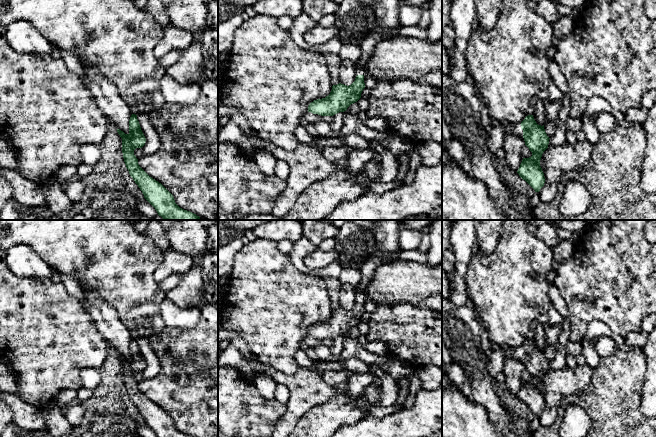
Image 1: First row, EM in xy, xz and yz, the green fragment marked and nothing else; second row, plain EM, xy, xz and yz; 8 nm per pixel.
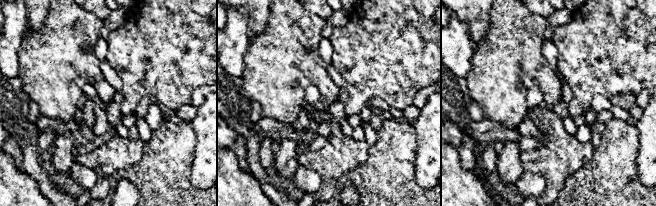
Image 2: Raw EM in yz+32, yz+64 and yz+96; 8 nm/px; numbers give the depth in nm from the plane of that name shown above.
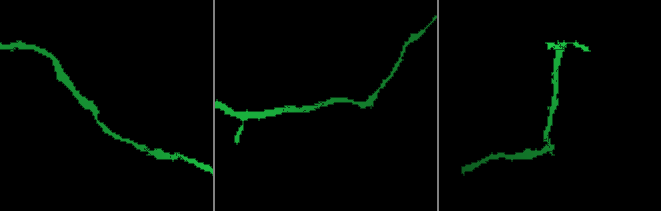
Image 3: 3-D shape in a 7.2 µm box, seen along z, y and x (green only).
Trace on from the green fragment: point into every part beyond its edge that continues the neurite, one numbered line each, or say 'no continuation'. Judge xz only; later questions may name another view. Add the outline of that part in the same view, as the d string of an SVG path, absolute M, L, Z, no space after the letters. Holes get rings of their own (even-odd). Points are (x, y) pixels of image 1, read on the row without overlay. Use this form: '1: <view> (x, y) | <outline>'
1: xz (386, 232) | M375 220L375 247L370 258L363 264L360 271L362 280L357 286L357 299L366 299L365 288L370 282L378 266L391 260L391 254L400 248L399 235L403 228L399 220Z

